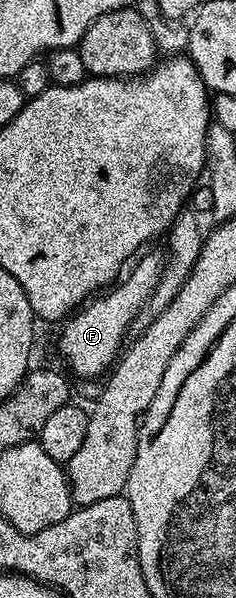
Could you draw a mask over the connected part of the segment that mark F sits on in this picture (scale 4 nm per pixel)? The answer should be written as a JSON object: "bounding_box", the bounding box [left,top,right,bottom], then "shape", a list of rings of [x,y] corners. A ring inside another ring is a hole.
{"bounding_box":[57,254,162,379],"shape":[[[142,254],[132,264],[133,272],[129,276],[127,276],[128,274],[124,276],[125,283],[118,282],[116,285],[110,286],[104,293],[90,298],[84,306],[74,311],[60,324],[60,327],[62,326],[61,336],[57,339],[57,347],[75,374],[89,379],[92,375],[101,373],[103,375],[114,364],[125,329],[141,305],[143,307],[148,302],[153,287],[161,276],[162,256],[148,254]]]}

